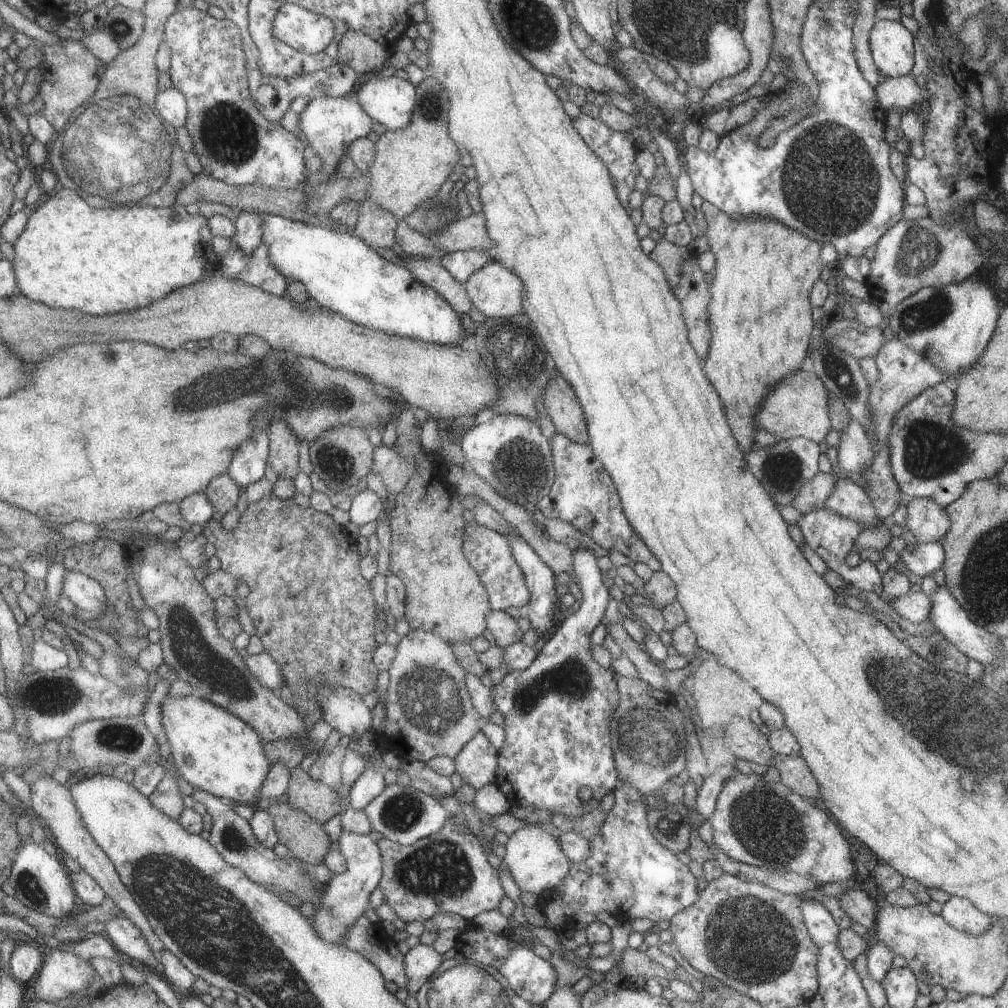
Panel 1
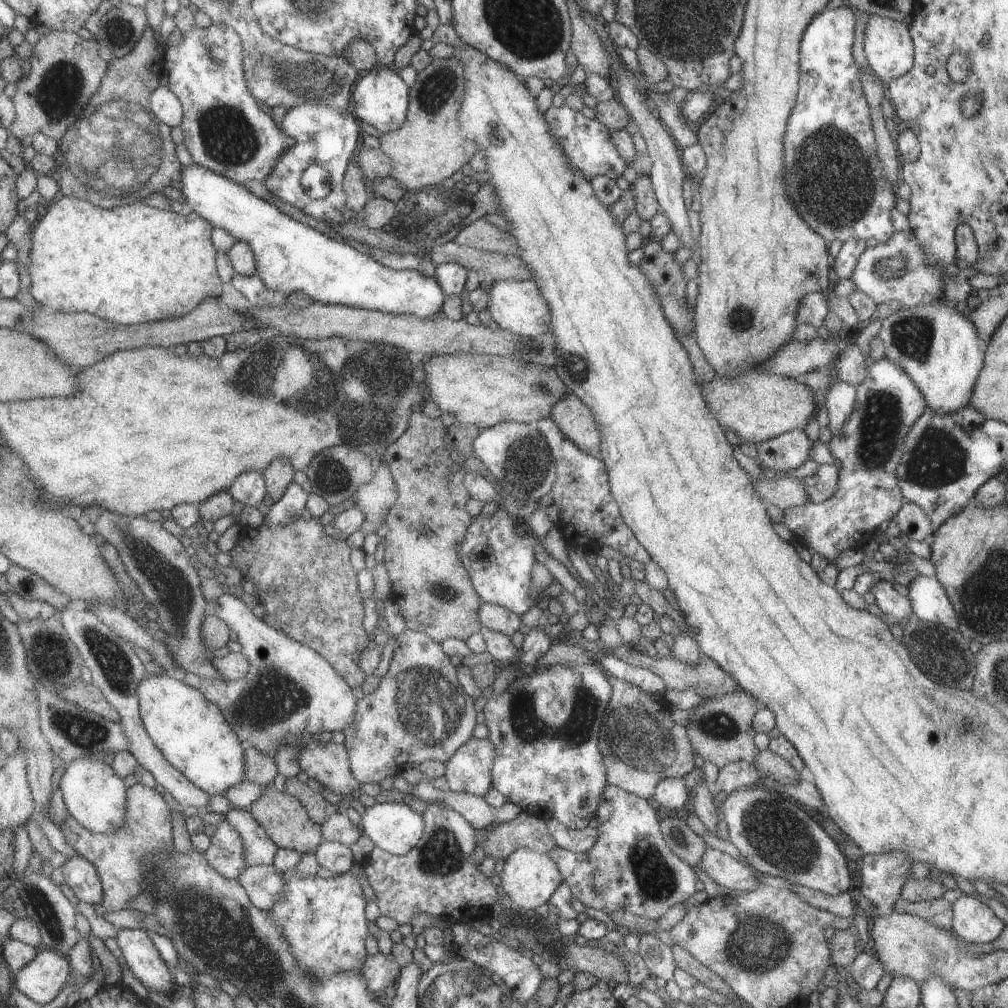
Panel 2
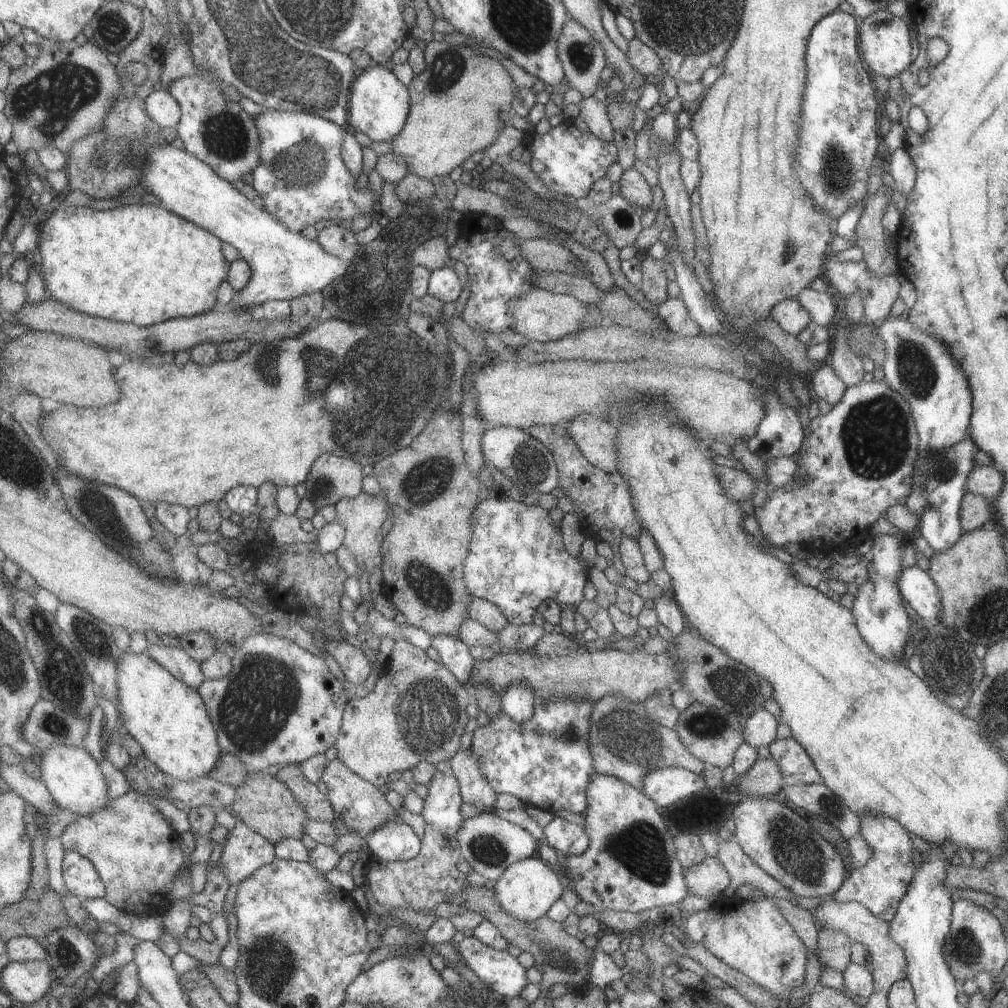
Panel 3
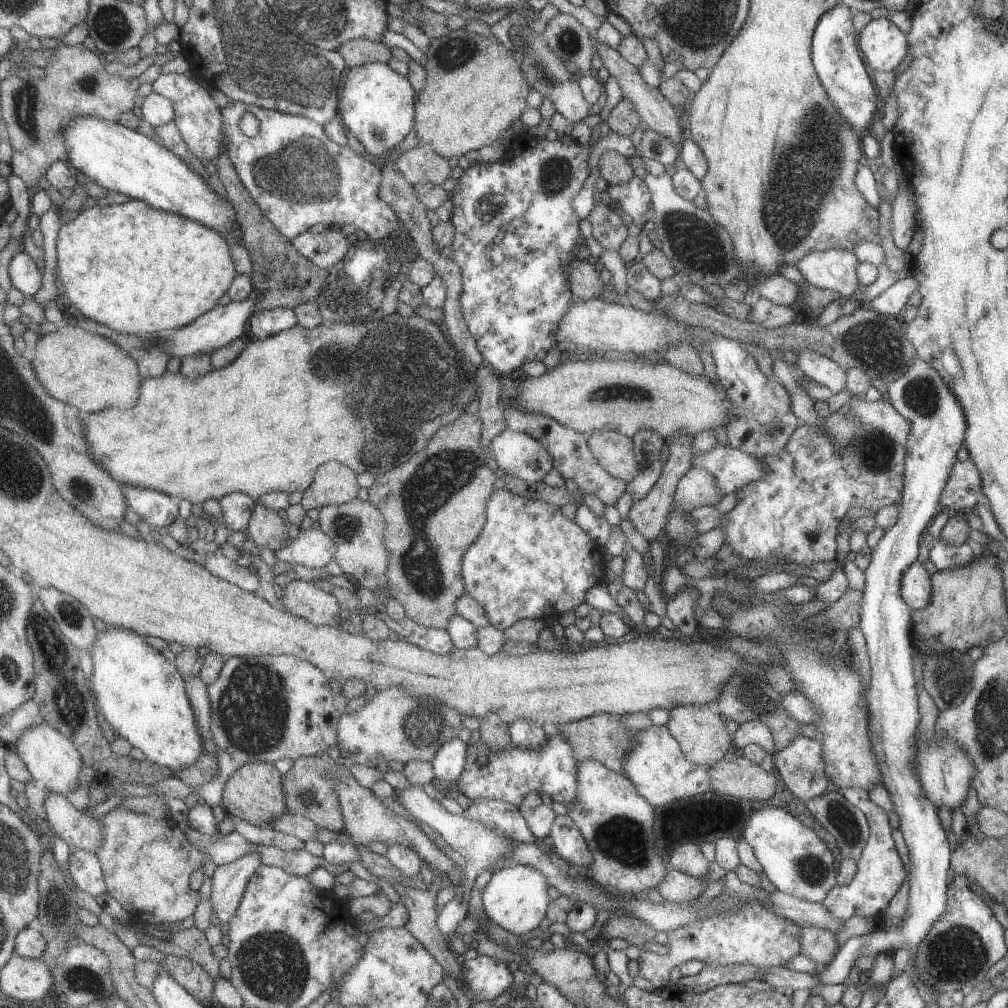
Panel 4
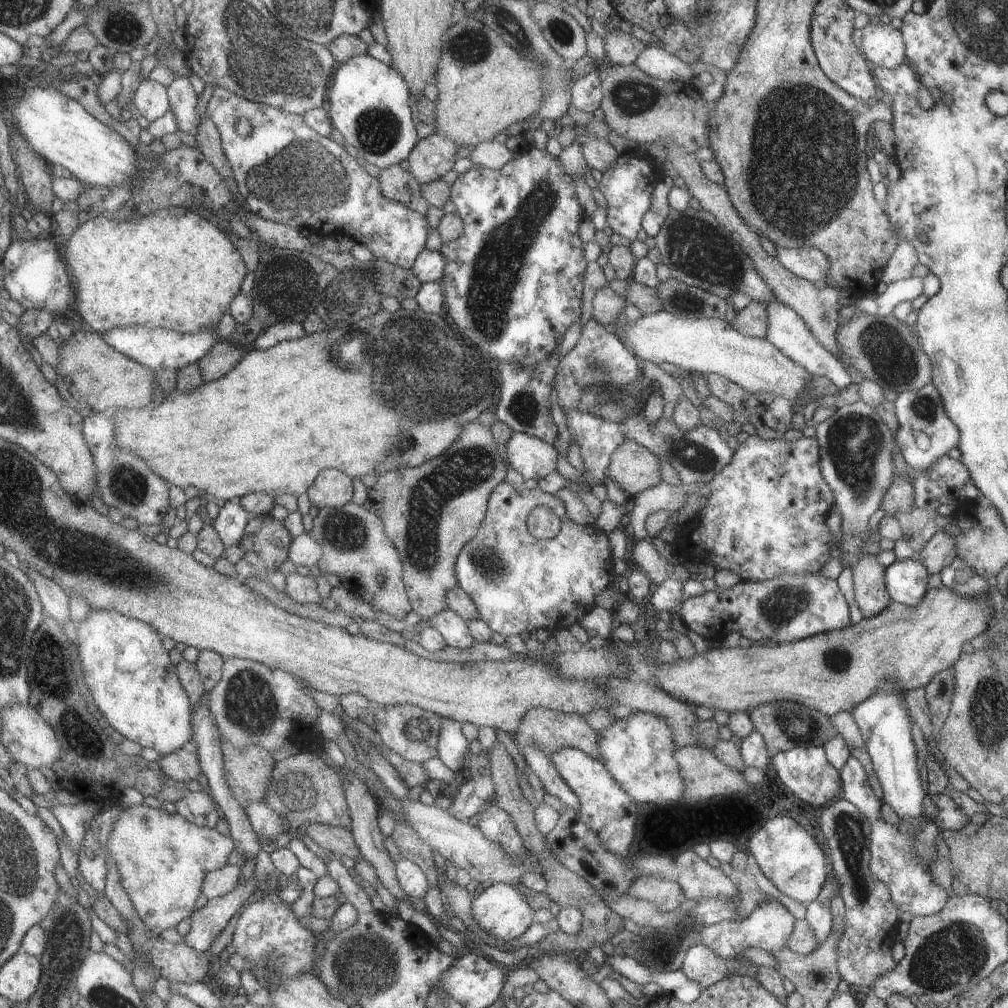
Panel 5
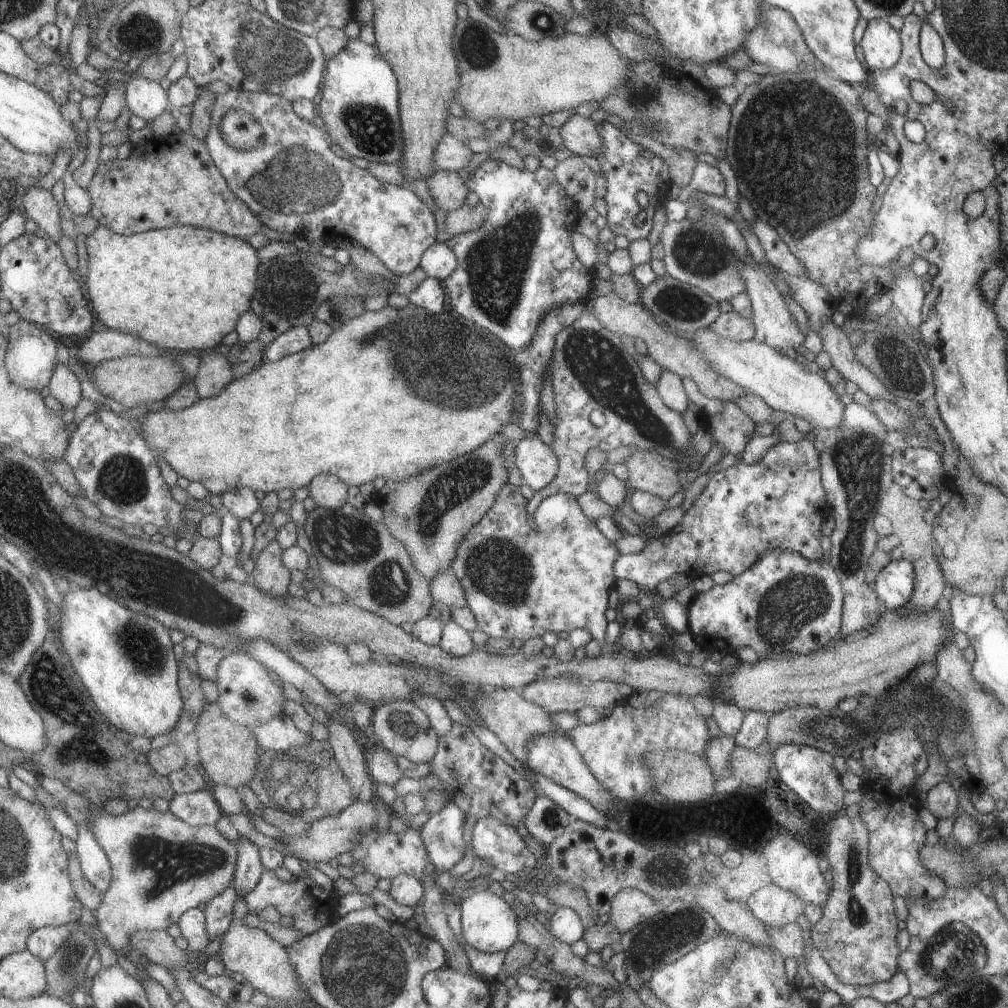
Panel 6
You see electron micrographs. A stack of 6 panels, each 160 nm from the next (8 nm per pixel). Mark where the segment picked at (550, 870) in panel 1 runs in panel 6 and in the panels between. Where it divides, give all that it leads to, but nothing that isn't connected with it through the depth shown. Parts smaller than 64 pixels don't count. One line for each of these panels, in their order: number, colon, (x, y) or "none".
2: (528, 878)
3: (526, 889)
4: (515, 898)
5: (500, 911)
6: (487, 923)

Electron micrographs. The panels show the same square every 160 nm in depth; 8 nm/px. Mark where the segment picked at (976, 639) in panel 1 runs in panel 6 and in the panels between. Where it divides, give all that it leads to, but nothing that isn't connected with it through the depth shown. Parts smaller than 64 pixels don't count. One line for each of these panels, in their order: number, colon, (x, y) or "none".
2: (929, 602)
3: (916, 587)
4: (915, 588)
5: (905, 581)
6: (893, 584)

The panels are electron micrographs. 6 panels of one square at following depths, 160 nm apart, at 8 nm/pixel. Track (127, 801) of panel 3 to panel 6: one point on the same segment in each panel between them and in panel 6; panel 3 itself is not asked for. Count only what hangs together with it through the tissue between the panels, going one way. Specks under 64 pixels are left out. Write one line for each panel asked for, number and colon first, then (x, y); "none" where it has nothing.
4: (147, 865)
5: (161, 860)
6: (161, 867)

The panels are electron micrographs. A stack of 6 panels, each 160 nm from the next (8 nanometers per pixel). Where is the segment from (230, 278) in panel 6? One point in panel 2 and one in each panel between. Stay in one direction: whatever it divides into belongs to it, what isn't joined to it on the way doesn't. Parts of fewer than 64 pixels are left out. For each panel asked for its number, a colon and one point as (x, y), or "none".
2: (132, 264)
3: (140, 264)
4: (134, 269)
5: (173, 269)

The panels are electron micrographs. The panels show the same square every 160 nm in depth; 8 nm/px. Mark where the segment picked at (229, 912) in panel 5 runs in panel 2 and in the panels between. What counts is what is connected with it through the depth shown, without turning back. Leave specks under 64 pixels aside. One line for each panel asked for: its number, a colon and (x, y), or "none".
2: (257, 848)
3: (243, 851)
4: (228, 882)

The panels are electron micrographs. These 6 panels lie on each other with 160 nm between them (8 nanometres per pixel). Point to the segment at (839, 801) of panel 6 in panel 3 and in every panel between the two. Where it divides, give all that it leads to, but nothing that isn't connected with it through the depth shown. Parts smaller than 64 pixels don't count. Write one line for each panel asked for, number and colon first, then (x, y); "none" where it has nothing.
3: (796, 767)
4: (801, 765)
5: (806, 772)

